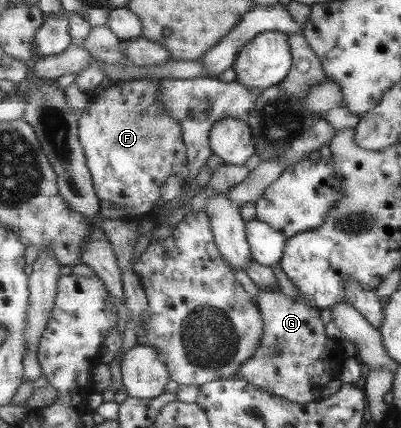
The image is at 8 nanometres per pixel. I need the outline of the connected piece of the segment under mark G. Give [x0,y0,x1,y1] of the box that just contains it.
[238,287,346,403]

